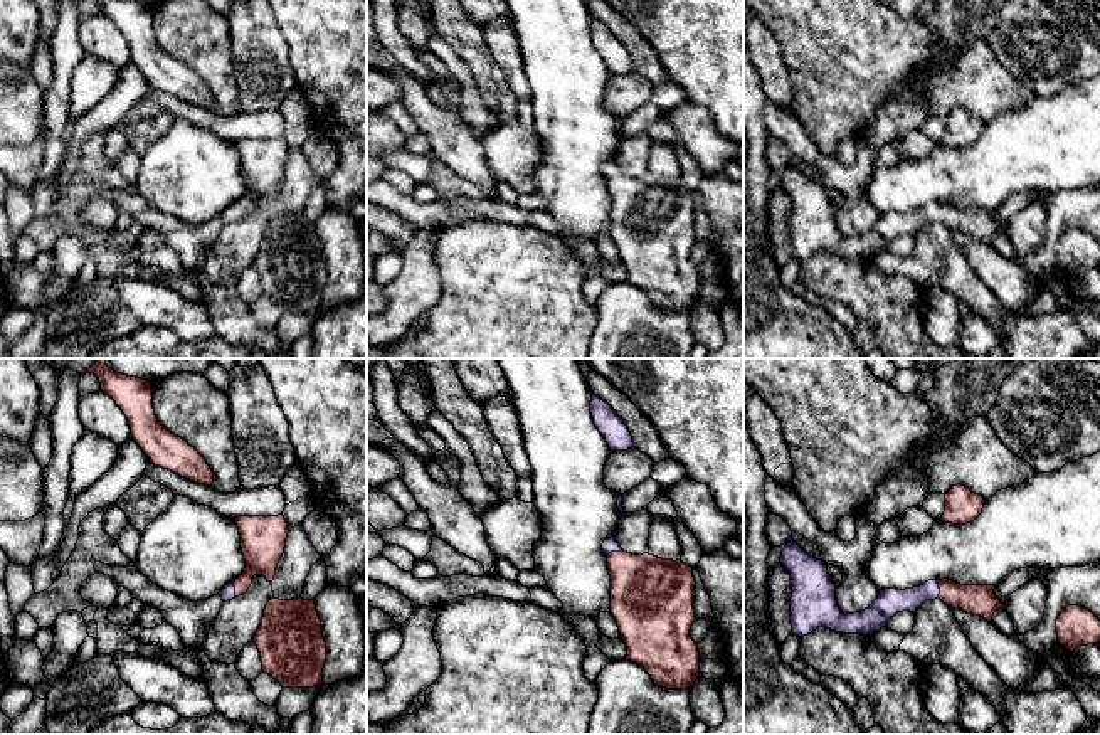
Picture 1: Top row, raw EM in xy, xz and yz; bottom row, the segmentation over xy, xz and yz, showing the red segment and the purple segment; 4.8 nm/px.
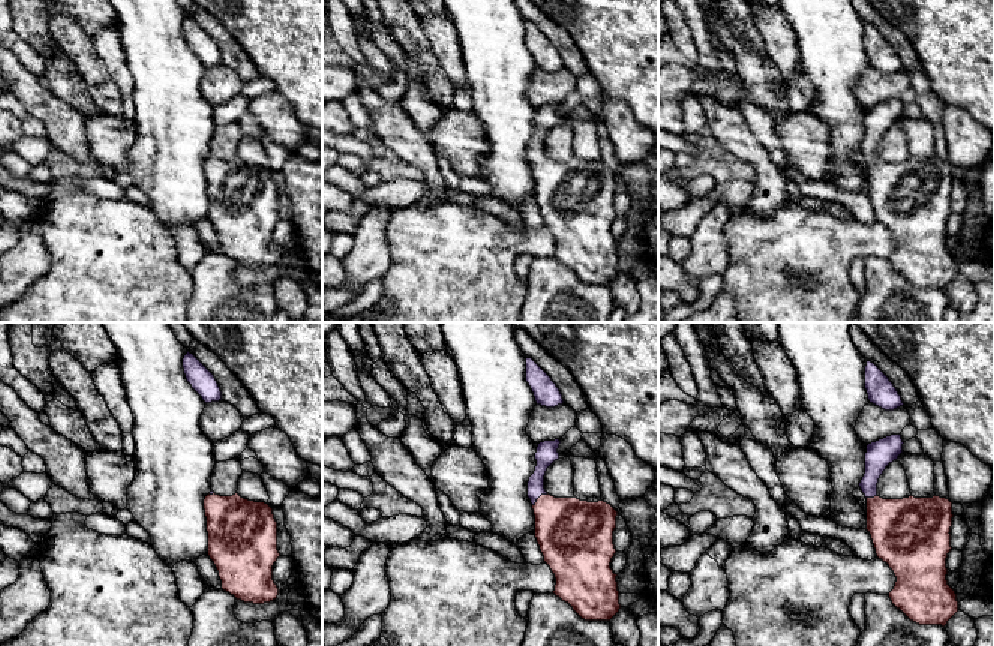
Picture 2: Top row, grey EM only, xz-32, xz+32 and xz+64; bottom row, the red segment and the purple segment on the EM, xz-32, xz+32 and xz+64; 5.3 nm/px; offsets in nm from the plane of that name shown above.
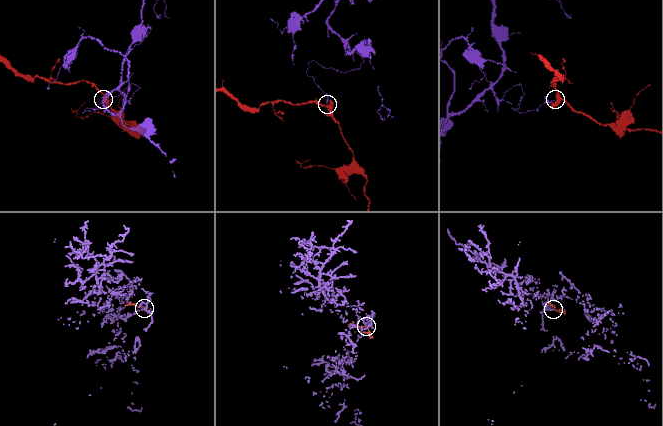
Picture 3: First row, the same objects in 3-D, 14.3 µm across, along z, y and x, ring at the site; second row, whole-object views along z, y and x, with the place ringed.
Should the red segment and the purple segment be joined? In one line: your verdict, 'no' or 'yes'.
yes

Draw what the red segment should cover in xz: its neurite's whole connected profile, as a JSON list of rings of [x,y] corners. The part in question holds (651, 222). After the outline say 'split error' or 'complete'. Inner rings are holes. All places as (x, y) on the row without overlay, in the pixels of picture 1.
[[[614,160],[604,163],[602,177],[611,198],[611,237],[627,271],[626,284],[641,289],[659,311],[688,313],[700,301],[700,274],[690,259],[696,244],[693,190],[649,177],[627,177]]] | split error

